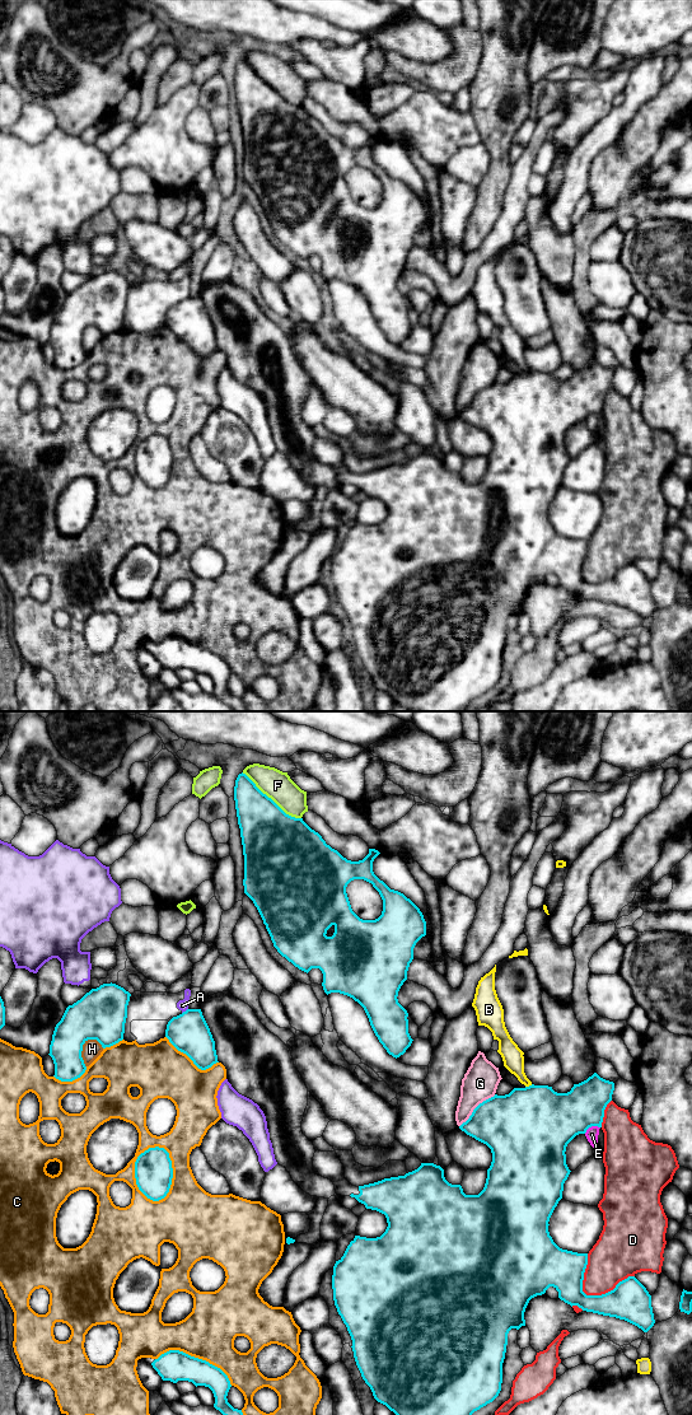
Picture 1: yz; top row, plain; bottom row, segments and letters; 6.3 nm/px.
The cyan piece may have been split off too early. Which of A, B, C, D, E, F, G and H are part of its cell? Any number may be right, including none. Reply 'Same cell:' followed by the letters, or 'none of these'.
Same cell: none of these

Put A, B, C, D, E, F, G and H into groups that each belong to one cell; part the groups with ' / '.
A / B / C / D / E / F / G / H

